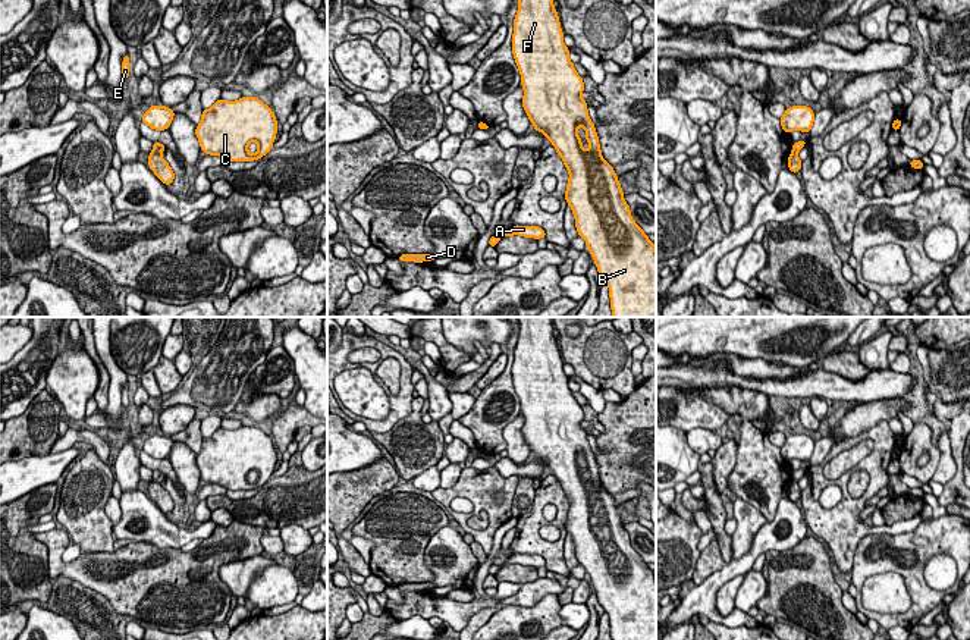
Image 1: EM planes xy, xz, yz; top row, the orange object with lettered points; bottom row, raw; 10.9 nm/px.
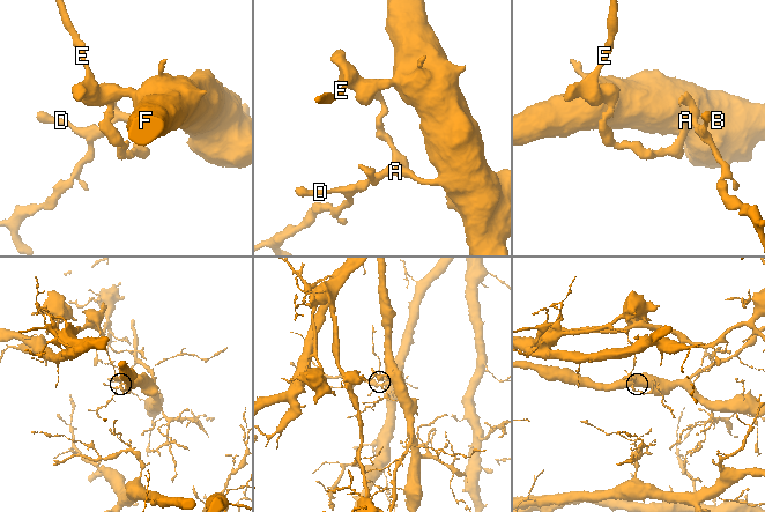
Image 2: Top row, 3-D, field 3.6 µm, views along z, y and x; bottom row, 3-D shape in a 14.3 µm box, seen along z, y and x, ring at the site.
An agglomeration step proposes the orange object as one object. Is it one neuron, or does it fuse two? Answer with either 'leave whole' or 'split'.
split

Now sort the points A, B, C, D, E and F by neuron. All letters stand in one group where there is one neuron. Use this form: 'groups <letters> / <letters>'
groups A B C D F / E

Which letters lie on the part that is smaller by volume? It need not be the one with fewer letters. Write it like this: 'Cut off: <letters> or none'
Cut off: E

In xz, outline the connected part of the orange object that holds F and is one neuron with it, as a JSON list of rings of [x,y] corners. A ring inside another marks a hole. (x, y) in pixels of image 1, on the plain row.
[[[517,317],[518,341],[514,348],[512,382],[521,402],[524,417],[522,436],[534,454],[534,459],[543,461],[561,484],[568,502],[565,521],[566,533],[571,534],[575,546],[575,556],[584,567],[590,583],[596,592],[597,600],[609,615],[612,640],[656,640],[656,580],[643,558],[631,546],[630,534],[624,528],[622,517],[613,496],[602,486],[594,452],[590,449],[587,432],[581,427],[584,421],[583,407],[574,398],[569,389],[569,377],[564,373],[564,361],[558,341],[553,335],[550,317]],[[578,457],[586,458],[588,479],[583,477]]]

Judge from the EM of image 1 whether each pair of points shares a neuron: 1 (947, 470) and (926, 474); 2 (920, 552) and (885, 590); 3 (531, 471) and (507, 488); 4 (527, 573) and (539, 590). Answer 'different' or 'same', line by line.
1: different
2: different
3: different
4: different

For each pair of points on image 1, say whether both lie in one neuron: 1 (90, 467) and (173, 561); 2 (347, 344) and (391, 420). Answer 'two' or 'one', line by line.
1: two
2: one

